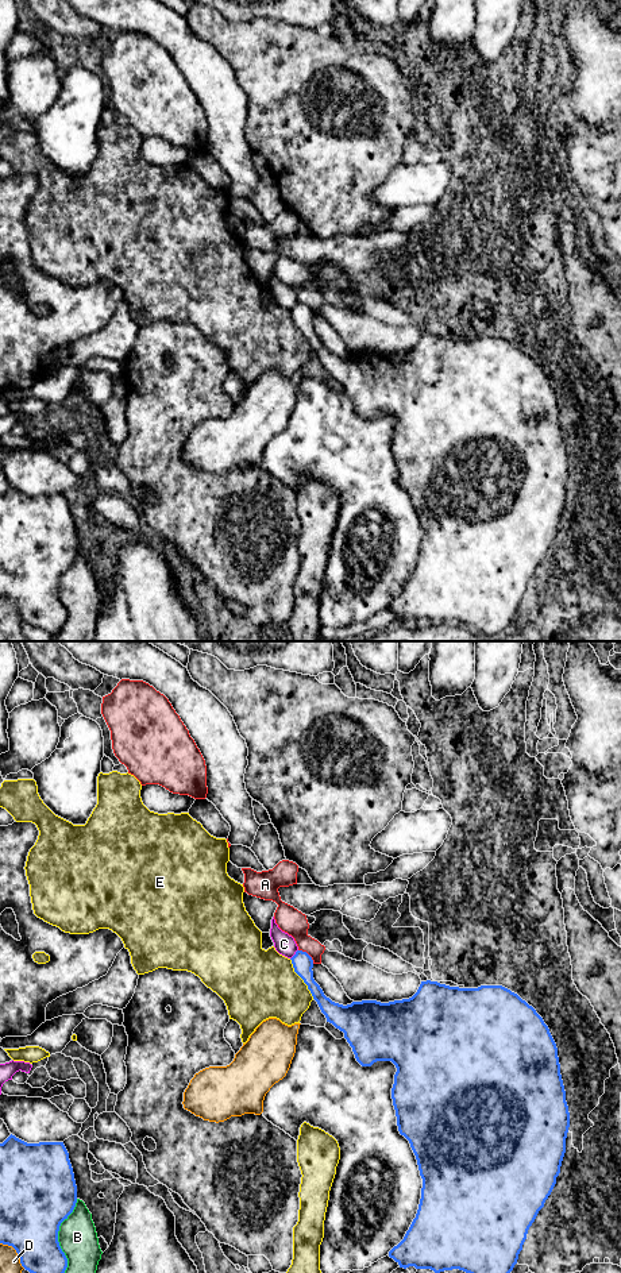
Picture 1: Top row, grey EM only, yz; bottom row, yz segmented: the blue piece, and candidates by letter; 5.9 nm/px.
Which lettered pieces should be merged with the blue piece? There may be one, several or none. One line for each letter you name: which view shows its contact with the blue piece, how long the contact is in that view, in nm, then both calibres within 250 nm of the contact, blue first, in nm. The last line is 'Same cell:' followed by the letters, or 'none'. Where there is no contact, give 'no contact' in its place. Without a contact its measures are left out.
Same cell: none

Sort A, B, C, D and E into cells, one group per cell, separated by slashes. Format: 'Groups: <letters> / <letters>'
Groups: A / B / C / D / E

